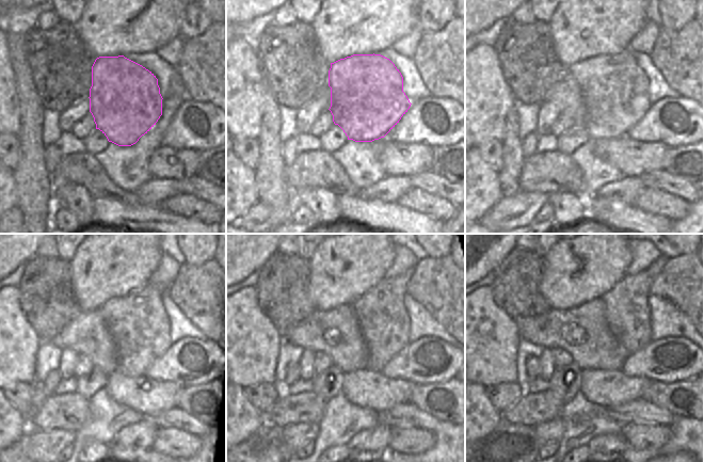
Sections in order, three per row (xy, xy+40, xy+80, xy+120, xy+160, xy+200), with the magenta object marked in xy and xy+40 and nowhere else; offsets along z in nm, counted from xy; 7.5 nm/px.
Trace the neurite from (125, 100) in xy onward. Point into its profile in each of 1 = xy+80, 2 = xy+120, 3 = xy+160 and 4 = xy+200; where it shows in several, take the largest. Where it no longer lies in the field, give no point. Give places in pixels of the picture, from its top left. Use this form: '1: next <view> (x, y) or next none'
1: next xy+80 (614, 90)
2: next xy+120 (141, 329)
3: next xy+160 (384, 322)
4: next xy+200 (627, 314)

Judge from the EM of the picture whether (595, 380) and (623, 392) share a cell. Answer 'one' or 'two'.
one

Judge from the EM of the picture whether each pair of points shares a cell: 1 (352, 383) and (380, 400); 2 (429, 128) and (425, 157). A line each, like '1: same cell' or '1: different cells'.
1: same cell
2: different cells

